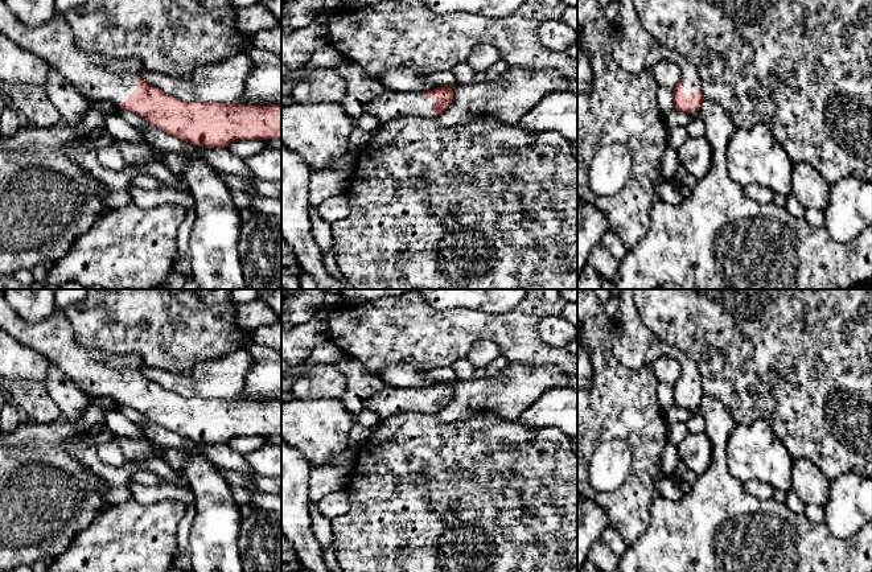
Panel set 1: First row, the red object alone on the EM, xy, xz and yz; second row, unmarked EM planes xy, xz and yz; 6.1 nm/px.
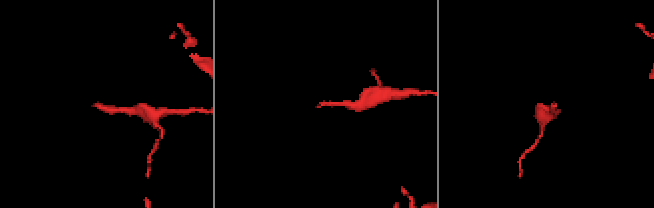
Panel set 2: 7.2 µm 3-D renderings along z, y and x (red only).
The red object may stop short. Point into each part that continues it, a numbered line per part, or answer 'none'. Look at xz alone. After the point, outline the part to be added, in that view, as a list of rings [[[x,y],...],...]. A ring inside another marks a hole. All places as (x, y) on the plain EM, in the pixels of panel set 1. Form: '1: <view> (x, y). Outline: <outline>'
1: xz (389, 402). Outline: [[[384,388],[365,402],[365,410],[381,419],[404,412],[433,413],[433,395],[423,390]]]

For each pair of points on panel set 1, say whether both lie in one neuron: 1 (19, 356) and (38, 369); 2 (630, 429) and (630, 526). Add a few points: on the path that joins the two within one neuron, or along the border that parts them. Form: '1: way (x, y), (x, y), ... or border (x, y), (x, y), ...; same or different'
1: way (24, 361), (33, 366); same
2: way (641, 453), (640, 489), (630, 502); same

